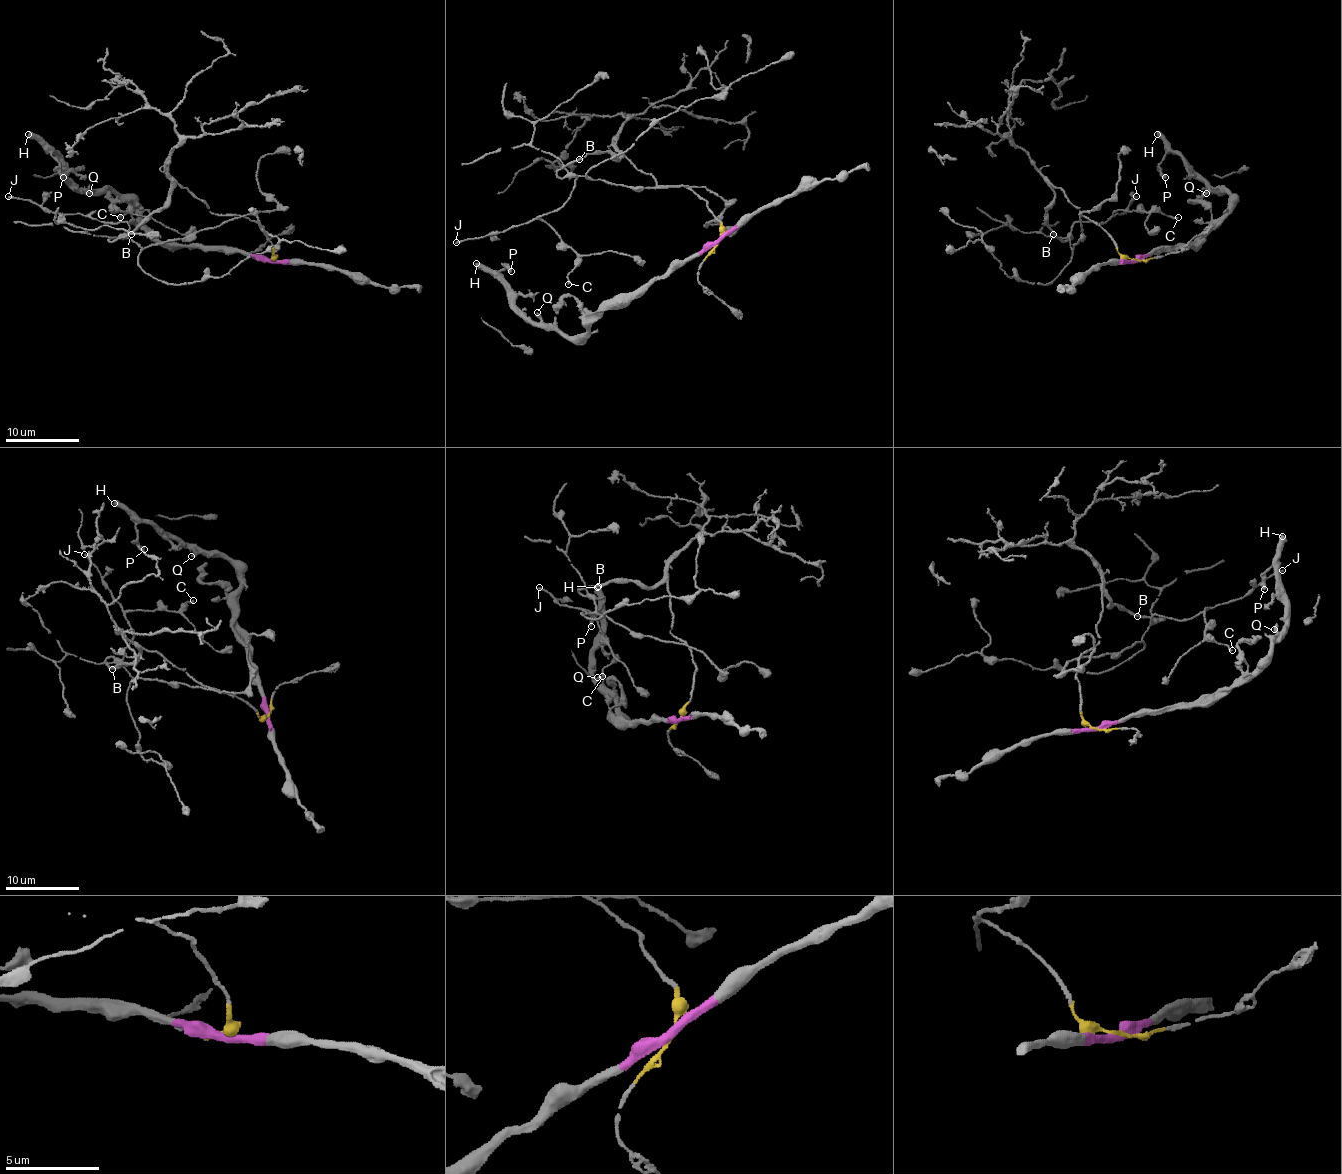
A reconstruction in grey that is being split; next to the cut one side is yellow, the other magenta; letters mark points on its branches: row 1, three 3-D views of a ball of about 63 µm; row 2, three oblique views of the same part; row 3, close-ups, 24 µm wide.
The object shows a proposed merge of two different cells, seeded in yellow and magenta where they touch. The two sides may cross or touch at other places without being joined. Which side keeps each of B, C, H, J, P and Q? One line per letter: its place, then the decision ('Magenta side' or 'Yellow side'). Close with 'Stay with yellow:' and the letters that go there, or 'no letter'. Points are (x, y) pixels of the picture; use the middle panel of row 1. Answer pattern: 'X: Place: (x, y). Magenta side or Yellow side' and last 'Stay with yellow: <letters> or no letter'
B: Place: (579, 159). Yellow side
C: Place: (568, 284). Yellow side
H: Place: (476, 263). Magenta side
J: Place: (456, 242). Yellow side
P: Place: (511, 271). Magenta side
Q: Place: (537, 312). Magenta side
Stay with yellow: B, C, J

